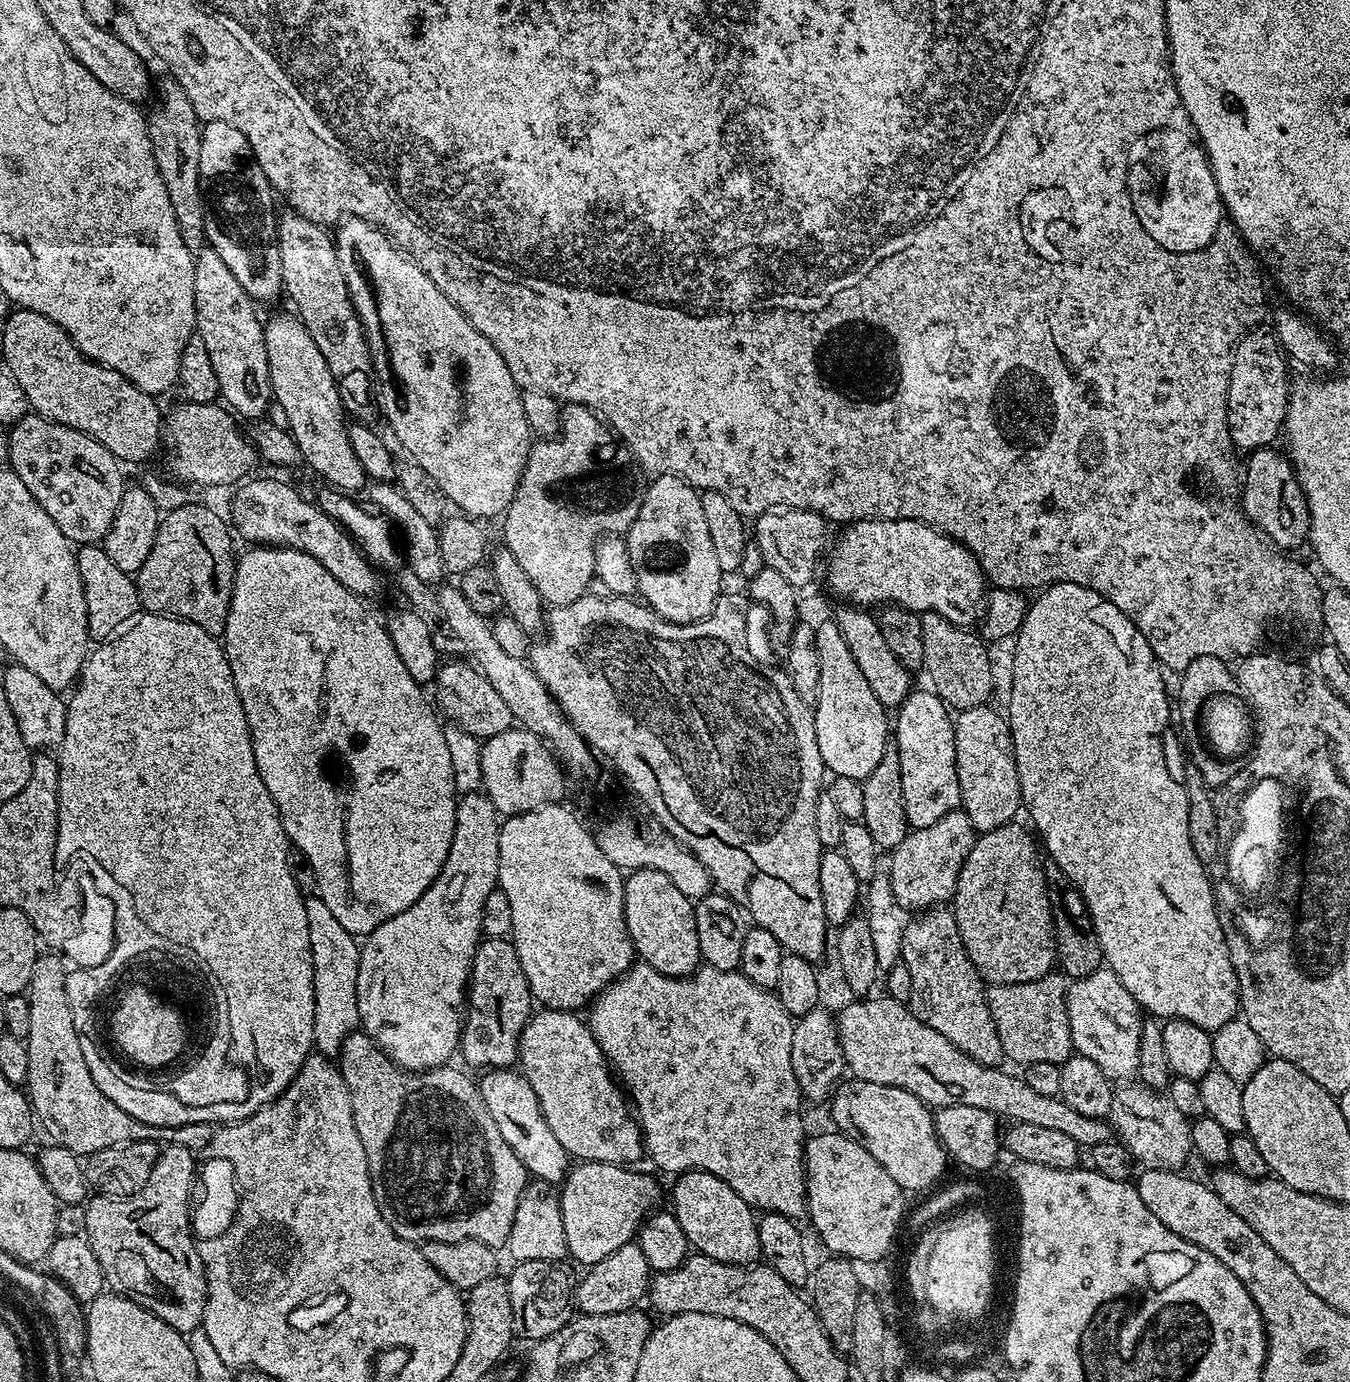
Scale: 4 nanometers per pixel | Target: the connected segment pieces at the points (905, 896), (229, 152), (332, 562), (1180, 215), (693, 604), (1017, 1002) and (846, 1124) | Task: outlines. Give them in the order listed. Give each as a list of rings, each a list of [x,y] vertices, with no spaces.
[[[962,810],[946,814],[946,818],[938,818],[934,826],[912,828],[908,837],[891,853],[890,875],[894,897],[901,906],[916,914],[921,910],[947,905],[956,892],[958,874],[977,835],[970,818]]]
[[[210,122],[200,130],[200,188],[204,191],[207,247],[213,248],[238,278],[253,302],[276,300],[284,292],[282,258],[278,256],[276,226],[278,211],[272,205],[274,189],[256,165],[250,142],[227,122]]]
[[[254,479],[241,483],[232,500],[230,524],[239,539],[241,536],[249,540],[247,543],[252,546],[293,548],[310,554],[310,558],[318,558],[318,562],[338,578],[341,588],[350,590],[355,596],[369,598],[379,590],[381,573],[364,556],[356,541],[309,497],[307,500],[299,496],[284,480]]]
[[[1176,127],[1159,128],[1132,141],[1128,152],[1128,193],[1138,222],[1158,246],[1171,252],[1197,252],[1212,241],[1226,213],[1203,148]]]
[[[657,476],[651,482],[653,484],[649,488],[647,485],[643,489],[644,501],[640,503],[638,518],[634,518],[626,533],[630,566],[636,575],[636,592],[647,607],[672,624],[692,624],[695,620],[705,620],[712,615],[716,598],[721,595],[722,573],[710,542],[706,514],[702,514],[700,492],[677,476]]]
[[[1049,974],[1041,980],[1021,984],[994,984],[987,989],[990,1018],[998,1030],[1005,1057],[1019,1066],[1034,1062],[1064,1064],[1074,1054],[1070,1018],[1068,1017],[1069,981],[1060,974]]]
[[[848,1078],[837,1083],[830,1097],[831,1104],[832,1120],[836,1123],[833,1125],[845,1136],[857,1140],[905,1193],[927,1193],[945,1179],[950,1157],[936,1133],[933,1113],[929,1105],[905,1088]]]

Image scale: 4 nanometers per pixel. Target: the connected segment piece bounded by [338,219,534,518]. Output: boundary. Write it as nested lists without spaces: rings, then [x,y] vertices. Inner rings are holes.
[[[358,219],[345,223],[340,230],[340,236],[338,235],[339,243],[343,247],[345,244],[348,248],[356,248],[361,262],[364,263],[365,270],[368,271],[369,278],[372,279],[372,288],[376,291],[376,316],[380,319],[381,330],[384,331],[384,344],[388,347],[388,360],[392,363],[392,372],[396,375],[397,382],[400,383],[401,394],[404,395],[404,405],[400,408],[400,421],[396,424],[397,442],[412,455],[409,457],[418,466],[422,466],[422,470],[426,470],[426,474],[430,474],[430,478],[434,478],[434,482],[438,482],[438,486],[442,486],[442,490],[446,490],[449,501],[455,507],[457,504],[460,507],[457,509],[461,513],[472,518],[496,515],[496,517],[499,517],[508,511],[510,502],[516,497],[516,487],[524,477],[524,467],[528,465],[528,449],[534,443],[534,433],[529,428],[526,422],[526,414],[522,410],[522,389],[514,382],[514,378],[510,374],[502,354],[498,354],[498,350],[494,350],[494,346],[486,337],[457,310],[454,302],[450,302],[450,298],[446,298],[446,294],[442,290],[438,290],[438,286],[434,286],[434,282],[430,282],[428,275],[412,261],[412,257],[407,256],[405,252],[401,252],[389,240],[387,232]]]

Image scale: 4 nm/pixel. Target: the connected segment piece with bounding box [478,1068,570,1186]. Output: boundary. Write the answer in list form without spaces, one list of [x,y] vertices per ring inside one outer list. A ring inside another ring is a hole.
[[[508,1068],[488,1070],[481,1076],[484,1077],[478,1080],[478,1087],[486,1102],[486,1110],[490,1110],[490,1118],[494,1118],[502,1138],[506,1138],[506,1146],[518,1154],[528,1173],[535,1179],[545,1180],[553,1186],[559,1185],[568,1175],[570,1157],[566,1150],[562,1150],[558,1138],[554,1138],[550,1126],[546,1126],[546,1118],[542,1114],[542,1106],[538,1106],[534,1086],[530,1086],[528,1079],[519,1071]]]

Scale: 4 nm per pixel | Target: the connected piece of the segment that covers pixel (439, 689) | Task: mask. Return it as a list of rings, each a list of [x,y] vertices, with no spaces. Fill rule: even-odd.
[[[452,662],[439,665],[434,679],[437,700],[435,703],[445,717],[449,716],[448,720],[453,725],[467,732],[468,735],[475,736],[480,742],[488,740],[494,734],[502,734],[506,729],[513,727],[514,721],[510,714],[510,706],[506,706],[506,701],[500,697],[498,690],[494,690],[490,682],[486,682],[486,678],[475,666],[468,662],[448,663]]]

